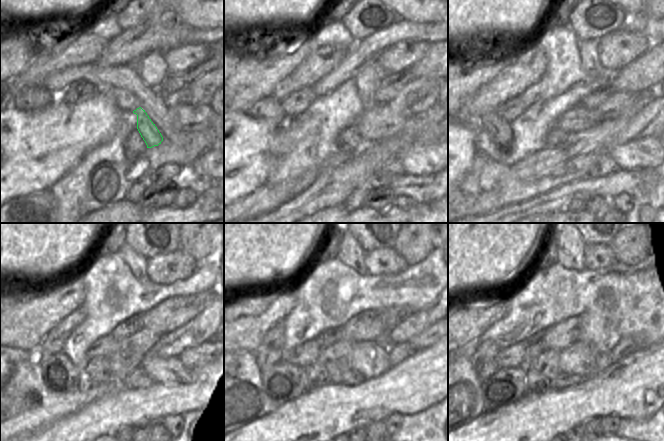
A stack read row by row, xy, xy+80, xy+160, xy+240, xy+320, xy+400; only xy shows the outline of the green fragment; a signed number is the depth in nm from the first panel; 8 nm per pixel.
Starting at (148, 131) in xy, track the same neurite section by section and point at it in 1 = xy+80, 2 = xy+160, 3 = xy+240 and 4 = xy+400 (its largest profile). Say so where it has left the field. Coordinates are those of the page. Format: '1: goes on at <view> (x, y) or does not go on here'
1: goes on at xy+80 (366, 79)
2: goes on at xy+160 (590, 62)
3: goes on at xy+240 (137, 263)
4: goes on at xy+400 (570, 246)

